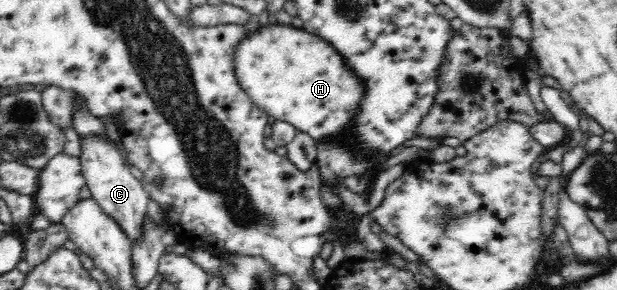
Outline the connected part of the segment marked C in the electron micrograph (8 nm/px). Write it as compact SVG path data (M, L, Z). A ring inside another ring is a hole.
M101 135L80 137L81 154L78 158L86 185L91 192L91 199L96 200L99 207L114 219L123 233L132 241L132 246L143 236L143 220L147 217L147 206L150 197L143 183L135 178L125 165L117 146Z

